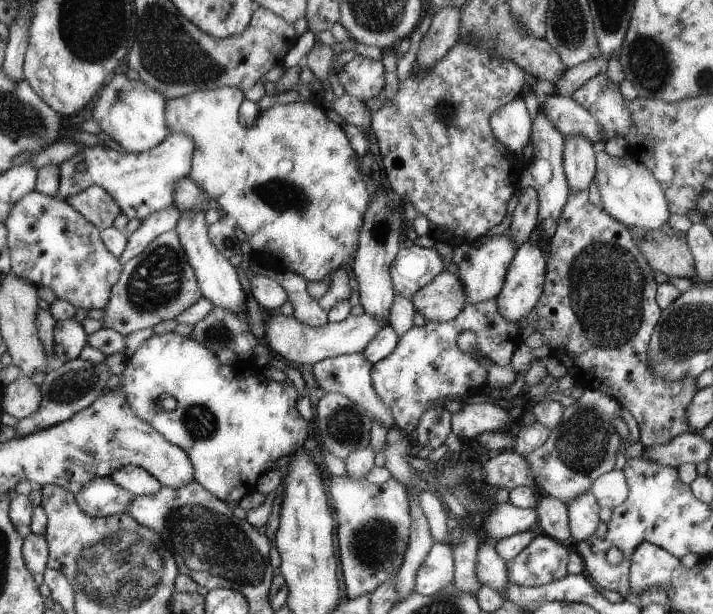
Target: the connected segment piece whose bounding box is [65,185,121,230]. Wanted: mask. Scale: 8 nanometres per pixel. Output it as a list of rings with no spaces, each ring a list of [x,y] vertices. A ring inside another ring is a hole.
[[[98,185],[88,187],[65,200],[100,230],[111,227],[114,219],[121,213],[121,208],[113,196]]]

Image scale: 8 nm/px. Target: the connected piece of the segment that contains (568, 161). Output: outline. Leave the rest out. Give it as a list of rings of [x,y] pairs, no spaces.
[[[566,136],[565,175],[571,192],[588,189],[595,178],[595,153],[597,147],[585,136]]]

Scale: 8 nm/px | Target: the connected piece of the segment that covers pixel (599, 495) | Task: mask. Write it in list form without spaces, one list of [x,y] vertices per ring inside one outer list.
[[[612,469],[599,476],[592,483],[591,491],[601,507],[616,508],[626,500],[629,491],[623,469]]]

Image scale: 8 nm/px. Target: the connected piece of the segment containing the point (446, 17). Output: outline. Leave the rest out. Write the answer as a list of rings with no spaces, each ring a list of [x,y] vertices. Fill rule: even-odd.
[[[448,7],[434,10],[429,30],[421,38],[416,62],[420,69],[431,69],[445,58],[446,53],[462,38],[462,8]]]

